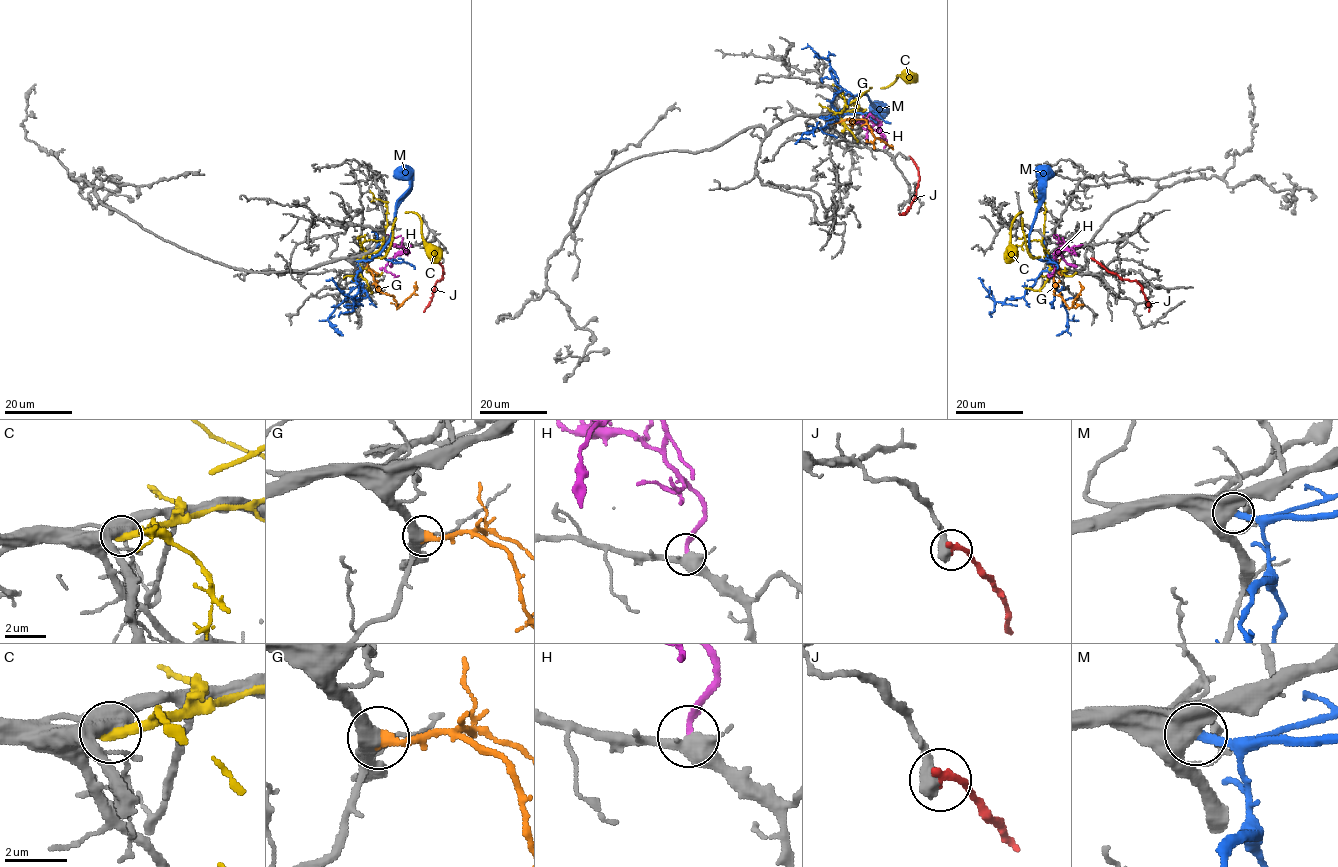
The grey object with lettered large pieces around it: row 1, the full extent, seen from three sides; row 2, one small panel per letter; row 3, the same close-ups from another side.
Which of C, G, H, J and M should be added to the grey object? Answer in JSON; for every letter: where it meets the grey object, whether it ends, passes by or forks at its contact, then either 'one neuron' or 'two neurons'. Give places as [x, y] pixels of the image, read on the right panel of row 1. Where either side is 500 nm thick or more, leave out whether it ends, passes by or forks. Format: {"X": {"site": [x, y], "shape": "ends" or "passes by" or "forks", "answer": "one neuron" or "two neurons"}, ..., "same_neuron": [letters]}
{"C": {"site": [1050, 258], "answer": "two neurons"}, "G": {"site": [1058, 268], "answer": "one neuron"}, "H": {"site": [1084, 244], "shape": "ends", "answer": "two neurons"}, "J": {"site": [1092, 259], "answer": "two neurons"}, "M": {"site": [1050, 260], "answer": "two neurons"}, "same_neuron": ["G"]}

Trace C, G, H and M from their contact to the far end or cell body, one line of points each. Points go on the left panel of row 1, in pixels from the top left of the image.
C: (354, 259), (368, 254), (382, 258), (390, 244), (394, 221), (414, 212), (420, 217), (425, 250), (437, 263)
G: (357, 269), (369, 270), (375, 289), (391, 295), (397, 307), (414, 291), (416, 281)
H: (408, 244), (411, 246), (385, 266), (387, 272), (398, 275)
M: (353, 259), (368, 260), (388, 241), (396, 200), (410, 186), (409, 174), (398, 168)

